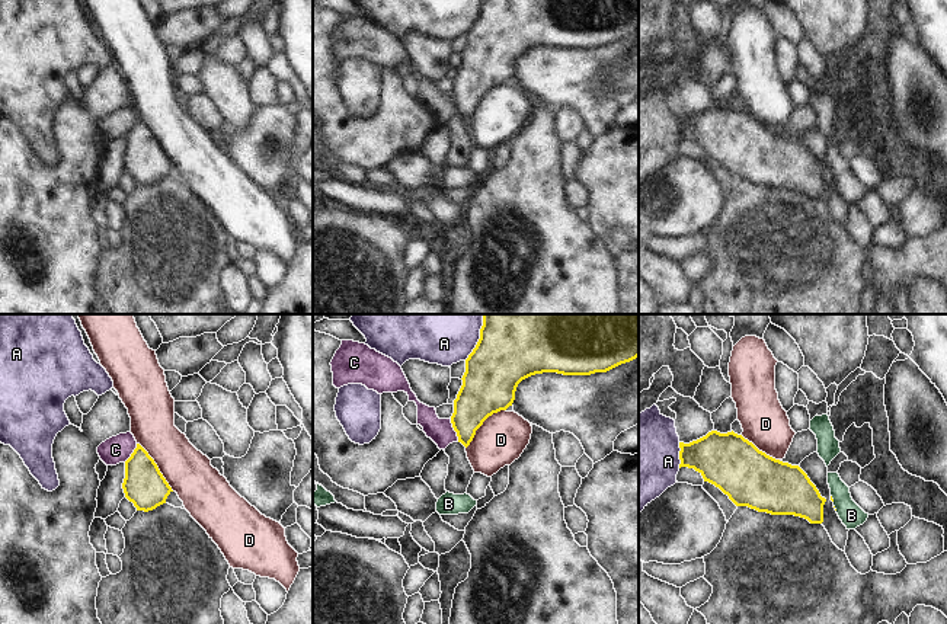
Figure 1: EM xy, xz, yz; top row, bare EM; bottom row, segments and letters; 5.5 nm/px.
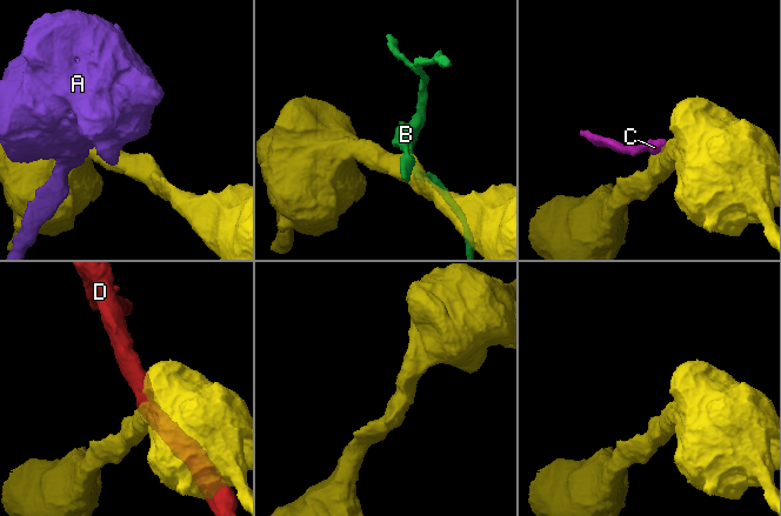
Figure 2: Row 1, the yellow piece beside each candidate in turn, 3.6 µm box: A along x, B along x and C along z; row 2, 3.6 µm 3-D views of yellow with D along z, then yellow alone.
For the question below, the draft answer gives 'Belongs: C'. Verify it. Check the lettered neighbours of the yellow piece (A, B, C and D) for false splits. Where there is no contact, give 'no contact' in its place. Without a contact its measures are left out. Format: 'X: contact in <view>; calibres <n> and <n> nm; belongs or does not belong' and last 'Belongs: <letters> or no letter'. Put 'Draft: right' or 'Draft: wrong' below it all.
A: contact in yz; calibres 300 and 440 nm; does not belong
B: contact in yz; calibres 20 and 130 nm; does not belong
C: contact in xz; calibres 240 and 140 nm; does not belong
D: contact in xy; calibres 220 and 260 nm; does not belong
Belongs: no letter
Draft: wrong

